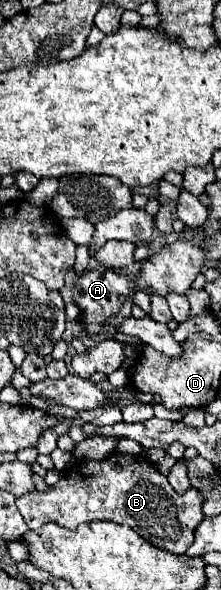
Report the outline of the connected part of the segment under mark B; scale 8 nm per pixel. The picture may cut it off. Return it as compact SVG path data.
M110 453L102 461L76 463L64 473L56 487L48 489L48 493L38 493L34 489L32 493L18 497L16 505L32 531L38 531L44 523L76 529L80 523L88 521L112 521L134 529L152 545L174 555L186 553L194 541L194 529L204 519L202 497L196 489L178 495L168 479L158 473L154 463L136 461L136 457L128 453Z

